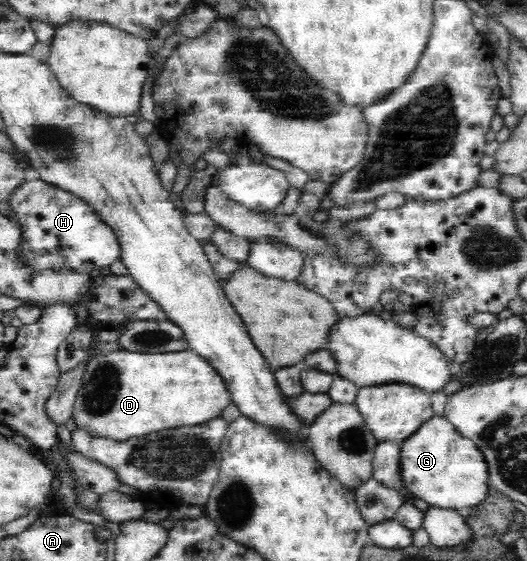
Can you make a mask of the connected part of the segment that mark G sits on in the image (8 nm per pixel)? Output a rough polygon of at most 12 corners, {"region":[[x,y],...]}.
{"region":[[444,416],[401,444],[406,488],[466,513],[491,490],[485,455]]}

